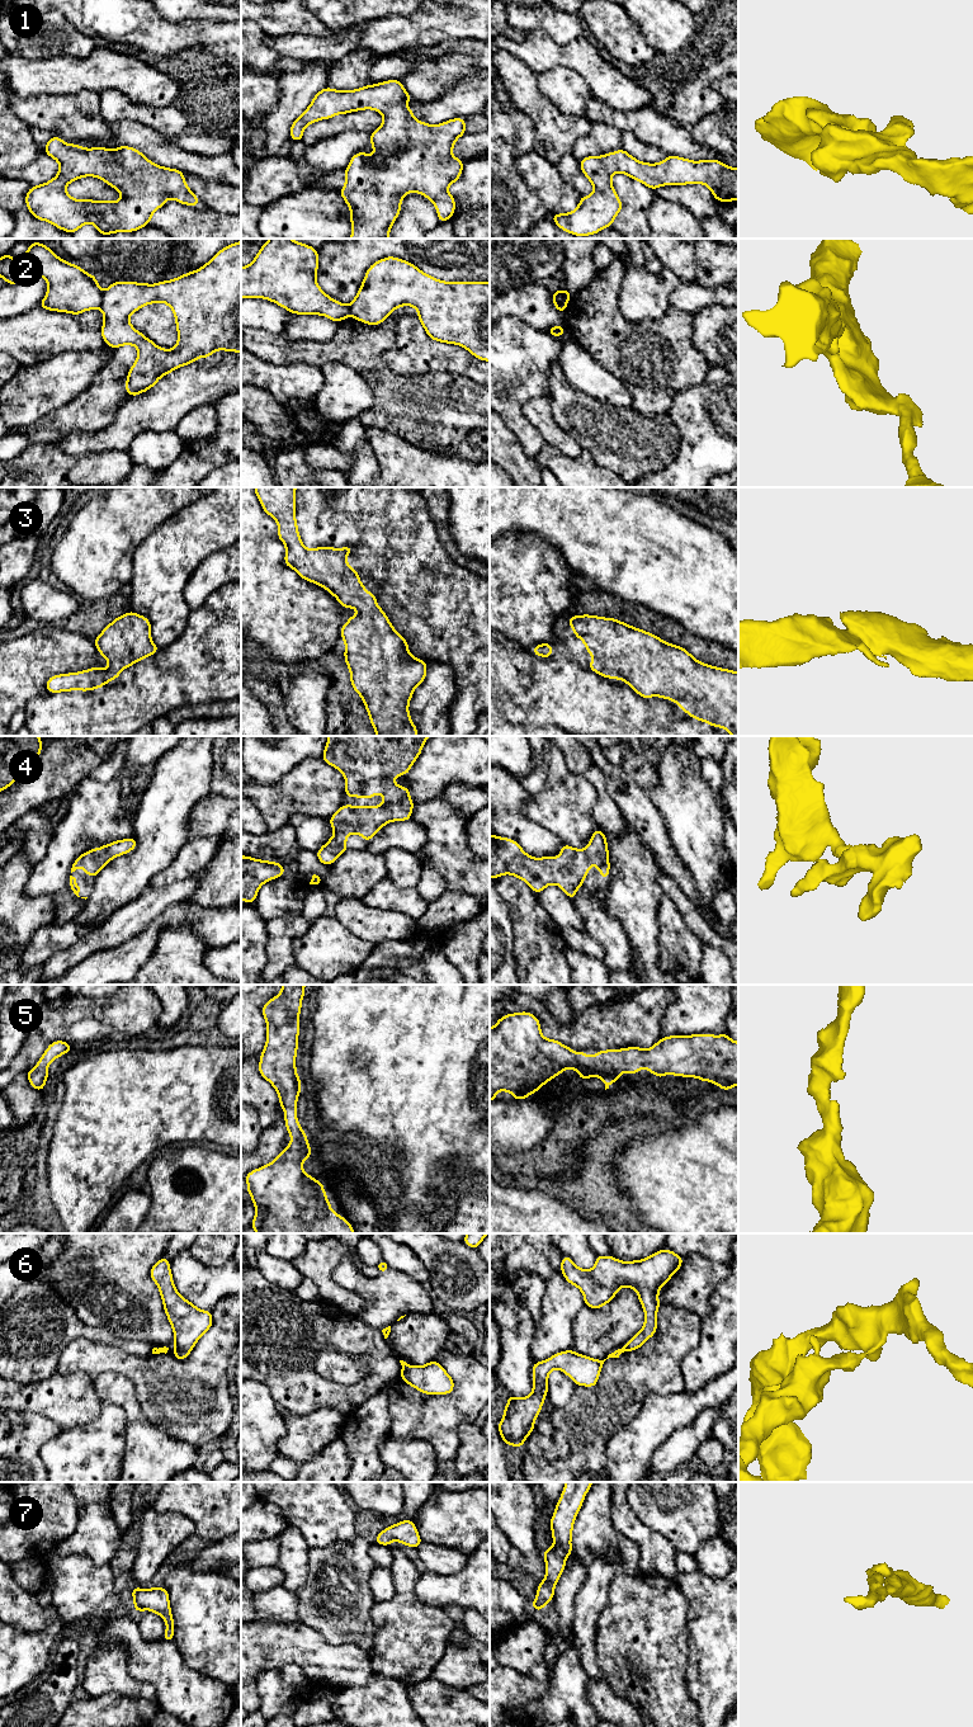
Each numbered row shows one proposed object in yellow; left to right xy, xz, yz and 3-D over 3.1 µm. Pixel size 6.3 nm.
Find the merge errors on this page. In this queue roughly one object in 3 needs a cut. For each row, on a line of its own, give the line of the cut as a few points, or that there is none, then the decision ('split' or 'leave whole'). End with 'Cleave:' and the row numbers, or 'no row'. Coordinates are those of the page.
1: no cut; leave whole
2: cut in xy along (103, 292), (99, 307); split
3: no cut; leave whole
4: no cut; leave whole
5: no cut; leave whole
6: cut in xy along (159, 1348), (163, 1352); split
7: no cut; leave whole
Cleave: 2, 6

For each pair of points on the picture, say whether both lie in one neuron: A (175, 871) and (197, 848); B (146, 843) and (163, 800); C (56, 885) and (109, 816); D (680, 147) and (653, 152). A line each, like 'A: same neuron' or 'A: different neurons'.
A: same neuron
B: same neuron
C: same neuron
D: different neurons

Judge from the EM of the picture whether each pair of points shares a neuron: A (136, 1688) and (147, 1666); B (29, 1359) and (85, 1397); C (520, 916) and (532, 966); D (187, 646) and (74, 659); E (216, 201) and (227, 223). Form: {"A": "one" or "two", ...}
{"A": "two", "B": "two", "C": "one", "D": "two", "E": "two"}

